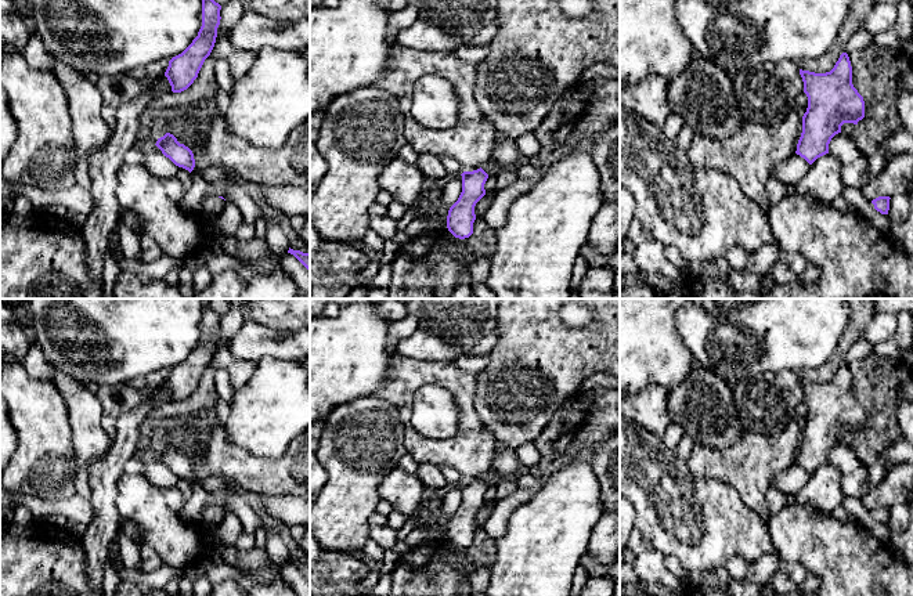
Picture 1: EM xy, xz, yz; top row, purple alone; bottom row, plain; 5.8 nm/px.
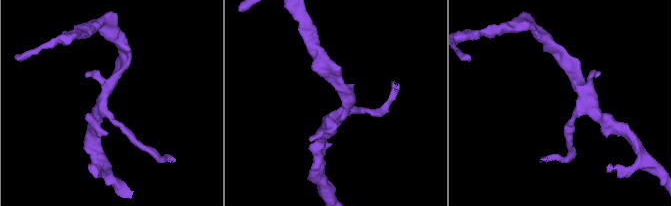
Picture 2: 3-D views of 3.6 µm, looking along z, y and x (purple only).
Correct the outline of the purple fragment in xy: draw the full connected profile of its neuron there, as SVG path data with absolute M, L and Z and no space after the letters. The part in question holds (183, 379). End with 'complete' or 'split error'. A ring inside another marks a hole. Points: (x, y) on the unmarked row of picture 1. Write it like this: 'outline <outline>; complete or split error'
outline M210 306L202 308L202 336L198 346L181 364L169 371L165 382L173 402L187 400L198 387L205 369L210 365L216 353L217 337L221 329L220 319L221 315Z; complete

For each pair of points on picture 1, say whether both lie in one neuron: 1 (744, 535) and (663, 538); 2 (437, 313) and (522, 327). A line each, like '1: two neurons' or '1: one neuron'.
1: one neuron
2: two neurons

